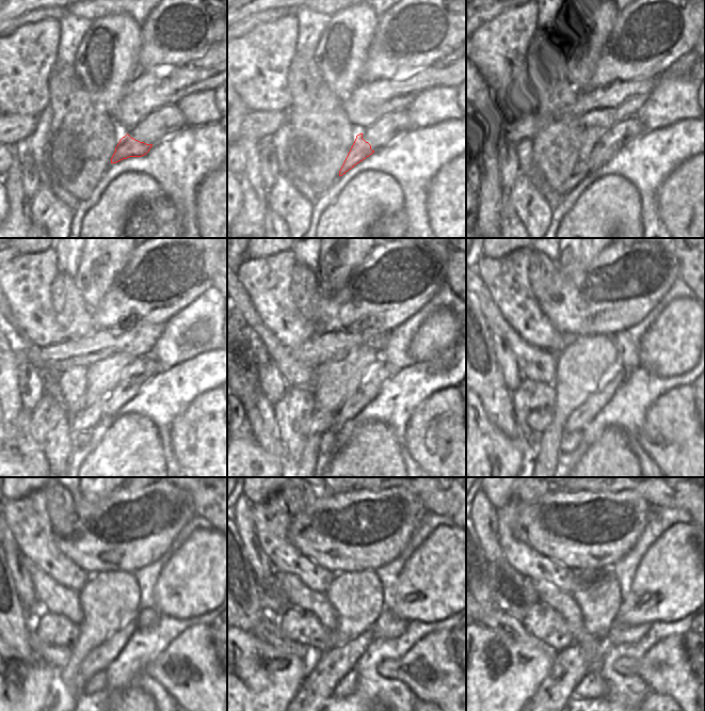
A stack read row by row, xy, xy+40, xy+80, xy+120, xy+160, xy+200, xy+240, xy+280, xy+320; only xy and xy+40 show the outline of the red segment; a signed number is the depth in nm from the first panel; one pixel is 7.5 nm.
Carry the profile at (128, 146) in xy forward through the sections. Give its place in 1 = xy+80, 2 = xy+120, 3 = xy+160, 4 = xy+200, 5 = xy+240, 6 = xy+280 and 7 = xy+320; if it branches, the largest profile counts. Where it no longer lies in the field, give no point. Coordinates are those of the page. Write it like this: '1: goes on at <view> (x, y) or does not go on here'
1: goes on at xy+80 (585, 167)
2: goes on at xy+120 (91, 416)
3: goes on at xy+160 (303, 425)
4: goes on at xy+200 (539, 420)
5: goes on at xy+240 (58, 656)
6: goes on at xy+280 (269, 628)
7: goes on at xy+320 (500, 618)

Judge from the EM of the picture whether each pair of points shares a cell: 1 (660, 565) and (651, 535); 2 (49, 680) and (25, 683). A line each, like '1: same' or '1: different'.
1: different
2: same

